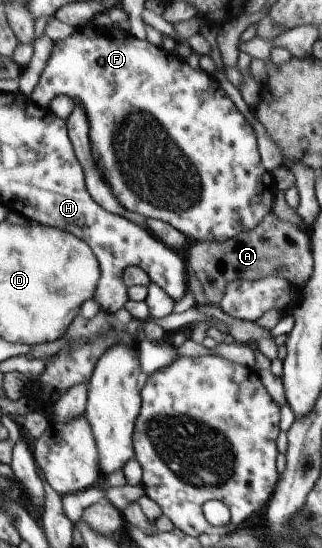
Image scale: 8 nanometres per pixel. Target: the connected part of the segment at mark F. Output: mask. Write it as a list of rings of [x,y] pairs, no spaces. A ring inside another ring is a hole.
[[[93,23],[88,24],[83,28],[74,29],[68,37],[54,42],[50,57],[48,57],[46,65],[28,98],[39,108],[47,108],[50,100],[60,94],[68,96],[75,105],[80,105],[84,110],[89,127],[88,143],[96,171],[103,179],[104,186],[108,186],[112,195],[125,210],[134,211],[145,218],[154,218],[167,223],[177,229],[192,244],[200,242],[222,243],[238,234],[250,231],[271,211],[277,190],[269,180],[269,174],[260,161],[252,126],[249,126],[247,119],[243,119],[243,115],[235,108],[232,100],[227,93],[224,93],[214,76],[208,75],[200,68],[190,68],[178,54],[166,53],[161,47],[152,45],[146,39],[138,39],[114,25],[110,28],[103,28]]]

